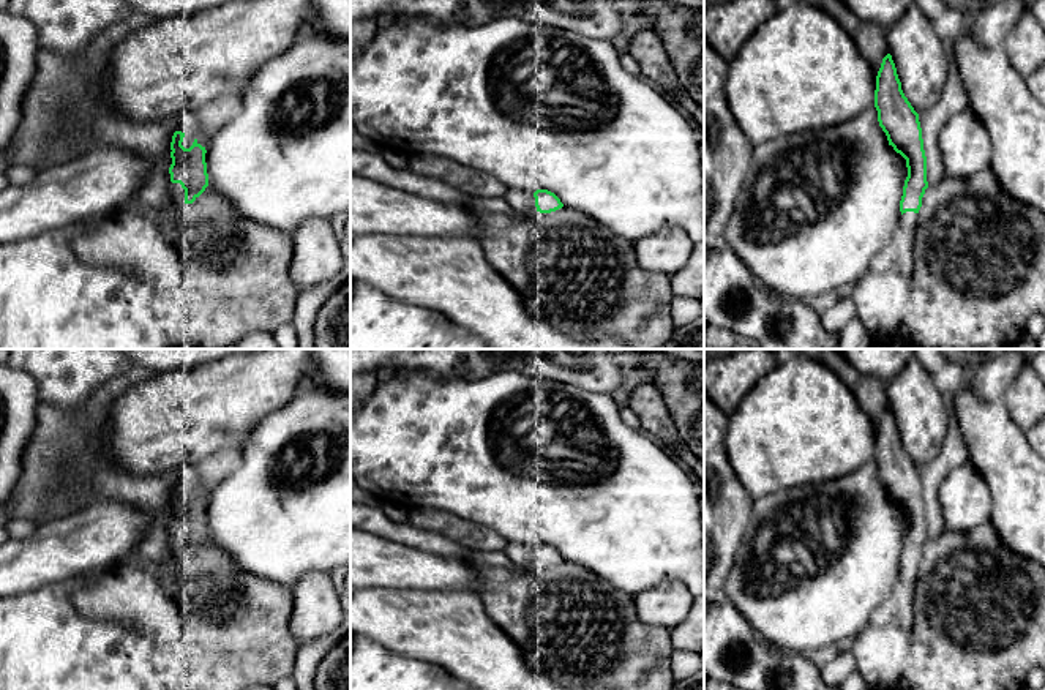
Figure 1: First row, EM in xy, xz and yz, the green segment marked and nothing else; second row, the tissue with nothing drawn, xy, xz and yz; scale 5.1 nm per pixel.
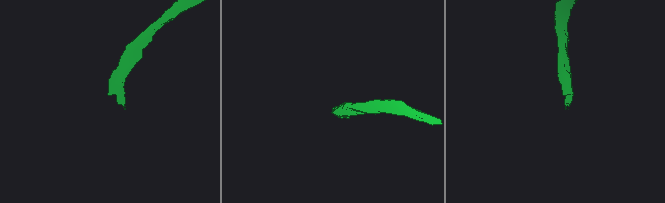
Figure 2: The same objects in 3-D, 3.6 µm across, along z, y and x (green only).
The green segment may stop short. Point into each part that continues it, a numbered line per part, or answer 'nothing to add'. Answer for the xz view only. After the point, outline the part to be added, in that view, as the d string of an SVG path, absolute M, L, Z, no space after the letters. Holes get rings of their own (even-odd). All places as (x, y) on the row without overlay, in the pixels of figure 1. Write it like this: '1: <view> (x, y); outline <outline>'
1: xz (523, 556); outline M508 542L504 553L519 568L538 567L537 561L535 561L535 551L530 546L526 546L522 543L516 543L516 542Z

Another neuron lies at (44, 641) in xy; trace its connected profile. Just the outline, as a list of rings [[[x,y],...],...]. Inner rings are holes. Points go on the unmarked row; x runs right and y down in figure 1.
[[[81,576],[11,597],[0,597],[0,690],[172,690],[169,655],[150,635],[104,617],[81,614],[71,592],[87,586]]]

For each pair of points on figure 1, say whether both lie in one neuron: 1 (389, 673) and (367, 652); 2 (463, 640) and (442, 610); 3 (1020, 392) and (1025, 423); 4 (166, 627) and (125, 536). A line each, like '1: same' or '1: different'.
1: same
2: same
3: same
4: different

